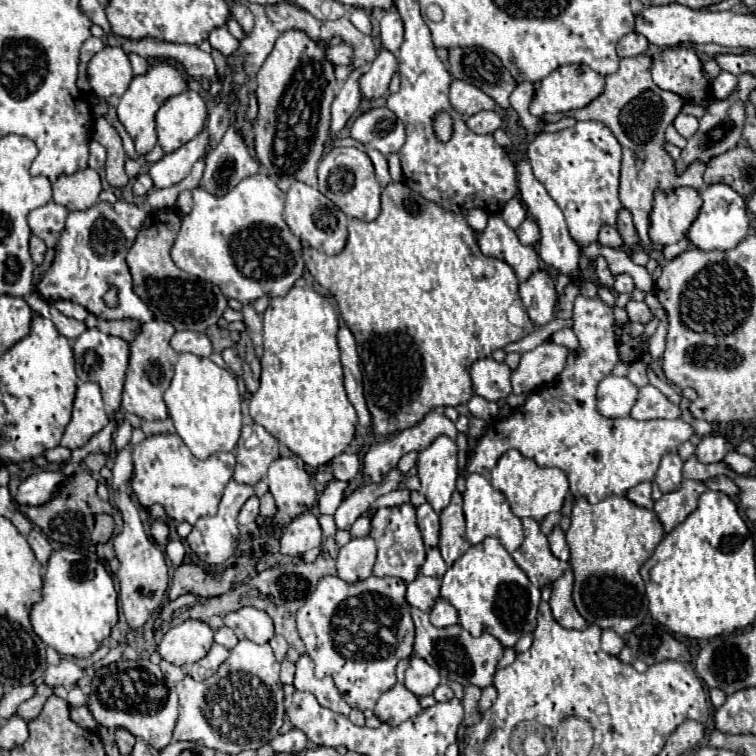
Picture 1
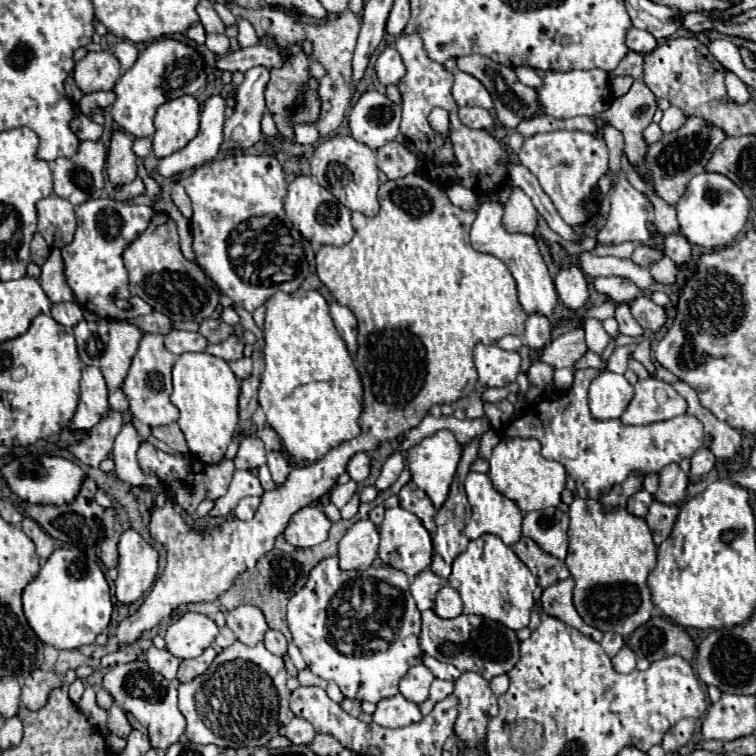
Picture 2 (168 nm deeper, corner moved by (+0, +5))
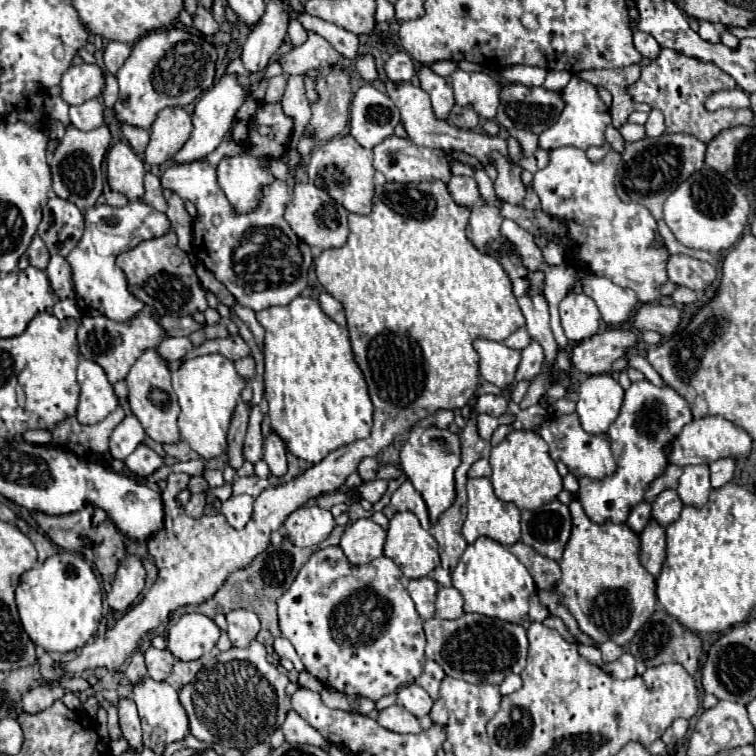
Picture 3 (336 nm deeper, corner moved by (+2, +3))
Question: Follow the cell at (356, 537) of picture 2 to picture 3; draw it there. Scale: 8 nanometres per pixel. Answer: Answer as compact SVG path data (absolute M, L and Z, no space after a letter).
M359 518L355 524L347 526L341 548L351 564L361 566L383 554L385 530L371 518Z

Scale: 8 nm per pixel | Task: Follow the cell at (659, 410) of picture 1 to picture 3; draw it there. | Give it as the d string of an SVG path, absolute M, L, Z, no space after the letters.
M639 380L633 382L629 390L625 390L621 412L607 430L611 452L617 460L615 474L601 480L579 478L577 500L583 506L585 514L591 518L591 522L627 522L631 508L643 500L645 488L669 466L667 458L671 452L671 442L691 420L693 418L689 404L669 386L653 386L649 380Z

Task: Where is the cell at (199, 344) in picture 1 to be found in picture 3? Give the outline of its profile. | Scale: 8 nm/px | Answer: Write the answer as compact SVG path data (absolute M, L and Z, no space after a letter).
M165 338L159 346L157 346L157 354L165 360L181 360L185 358L189 352L193 350L193 344L189 338Z

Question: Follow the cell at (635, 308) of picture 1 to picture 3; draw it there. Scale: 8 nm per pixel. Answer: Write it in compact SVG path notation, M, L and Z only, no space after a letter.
M659 302L643 304L633 314L633 326L637 330L655 330L663 336L673 334L681 322L681 310L677 306L661 306Z

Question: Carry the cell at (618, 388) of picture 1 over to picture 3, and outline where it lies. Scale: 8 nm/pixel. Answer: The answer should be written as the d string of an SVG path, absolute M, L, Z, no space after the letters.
M609 374L589 376L579 384L577 416L587 434L605 434L623 402L623 388Z

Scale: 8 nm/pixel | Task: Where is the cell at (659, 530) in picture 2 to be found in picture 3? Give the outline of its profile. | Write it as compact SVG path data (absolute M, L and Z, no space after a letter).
M651 520L647 528L641 532L639 542L641 542L639 550L641 564L653 578L657 578L665 558L665 530L655 520Z

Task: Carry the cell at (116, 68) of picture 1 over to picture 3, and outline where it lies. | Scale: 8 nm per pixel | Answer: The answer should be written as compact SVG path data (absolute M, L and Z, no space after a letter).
M73 64L67 68L67 72L59 82L61 98L69 106L97 98L103 86L105 86L105 72L97 64L79 64L79 66Z

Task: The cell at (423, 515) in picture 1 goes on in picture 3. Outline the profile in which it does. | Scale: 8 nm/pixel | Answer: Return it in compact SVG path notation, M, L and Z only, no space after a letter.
M409 480L403 482L403 484L397 488L397 492L391 496L391 508L393 508L395 512L405 512L405 510L409 510L409 512L413 512L413 514L419 518L419 522L421 522L421 526L423 526L425 530L431 528L431 524L429 524L429 514L427 514L427 506L425 506L421 494L413 488L413 484L411 484Z

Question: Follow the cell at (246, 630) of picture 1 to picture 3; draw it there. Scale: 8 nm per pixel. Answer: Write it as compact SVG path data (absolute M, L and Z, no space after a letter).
M231 610L227 614L227 624L227 636L237 648L247 648L259 632L259 618L251 610Z

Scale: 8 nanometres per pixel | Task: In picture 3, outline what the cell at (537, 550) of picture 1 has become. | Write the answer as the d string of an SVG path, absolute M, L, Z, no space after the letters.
M523 542L509 546L509 552L515 554L525 564L525 568L533 576L539 590L553 590L555 588L555 584L561 578L559 564L555 560L549 560L549 558L537 554L535 550L531 550L531 546L527 546Z

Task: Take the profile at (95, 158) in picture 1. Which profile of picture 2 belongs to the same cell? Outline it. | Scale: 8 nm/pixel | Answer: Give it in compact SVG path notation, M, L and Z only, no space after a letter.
M79 114L73 122L71 122L71 130L77 134L79 140L99 140L103 134L103 126L93 122L91 118Z

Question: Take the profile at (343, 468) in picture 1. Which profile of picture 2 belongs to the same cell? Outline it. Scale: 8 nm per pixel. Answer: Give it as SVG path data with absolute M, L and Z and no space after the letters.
M363 452L355 454L347 464L347 474L351 476L351 480L363 482L369 476L369 456Z

